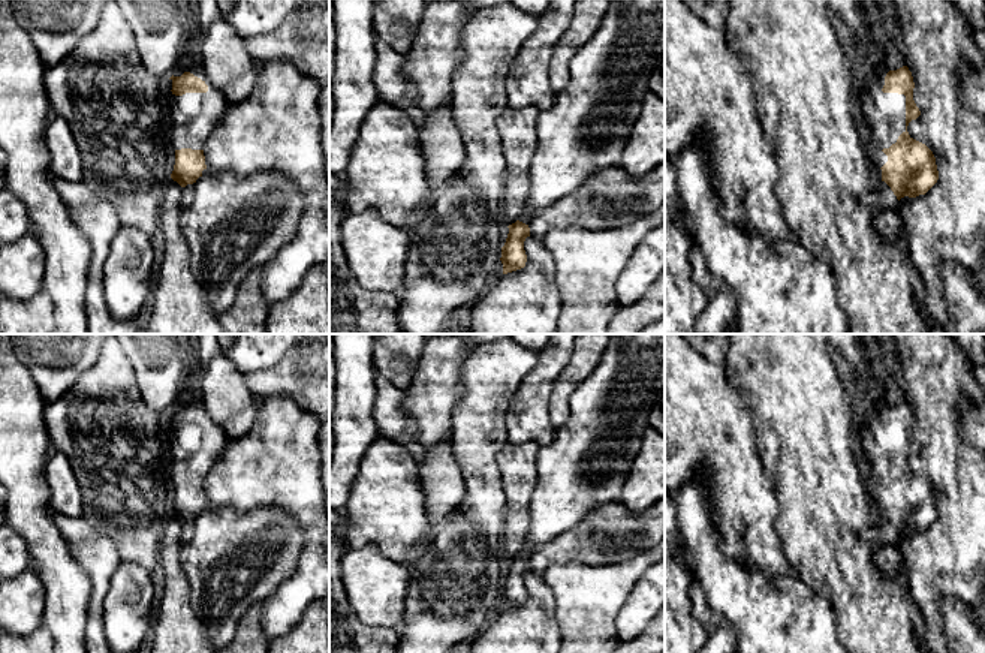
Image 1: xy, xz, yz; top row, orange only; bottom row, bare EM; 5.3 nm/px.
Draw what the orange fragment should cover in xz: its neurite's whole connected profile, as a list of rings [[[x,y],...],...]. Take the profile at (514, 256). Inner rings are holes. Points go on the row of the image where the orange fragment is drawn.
[[[609,0],[596,33],[569,63],[570,82],[555,93],[554,105],[540,111],[536,121],[536,147],[530,159],[530,190],[524,211],[509,225],[501,247],[503,274],[525,267],[524,241],[537,210],[570,195],[606,168],[618,166],[632,135],[650,76],[665,52],[665,0]]]

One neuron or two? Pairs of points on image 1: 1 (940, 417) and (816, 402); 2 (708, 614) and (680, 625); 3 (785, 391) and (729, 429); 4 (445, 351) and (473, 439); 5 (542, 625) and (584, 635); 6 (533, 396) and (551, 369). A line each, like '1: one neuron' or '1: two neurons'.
1: two neurons
2: two neurons
3: two neurons
4: two neurons
5: two neurons
6: one neuron

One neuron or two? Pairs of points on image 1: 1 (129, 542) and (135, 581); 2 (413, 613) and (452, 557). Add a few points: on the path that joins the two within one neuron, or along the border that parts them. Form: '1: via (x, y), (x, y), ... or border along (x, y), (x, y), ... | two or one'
1: border along (122, 560), (138, 563), (156, 575) | two
2: via (419, 599), (448, 571) | one

